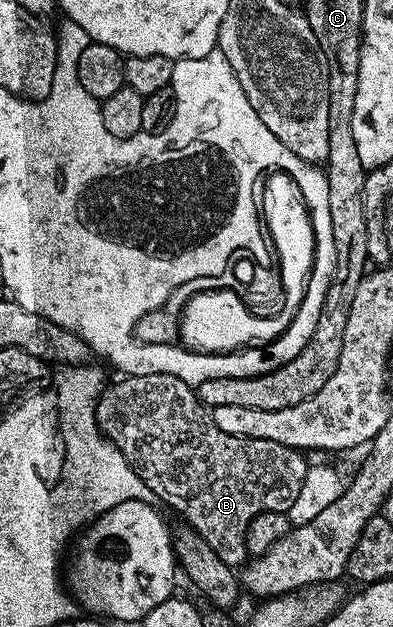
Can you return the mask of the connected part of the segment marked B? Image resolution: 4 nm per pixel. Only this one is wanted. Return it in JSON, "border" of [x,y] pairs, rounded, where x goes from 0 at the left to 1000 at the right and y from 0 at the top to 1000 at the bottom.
{"border":[[[338,596],[305,604],[295,616],[275,614],[242,643],[242,670],[254,687],[290,705],[397,796],[427,801],[578,903],[616,903],[634,890],[623,855],[644,823],[677,813],[733,813],[756,797],[766,772],[776,772],[784,732],[771,732],[779,729],[746,713],[695,702],[644,702],[562,689],[542,676],[529,649],[506,640],[504,627],[450,600]]]}

